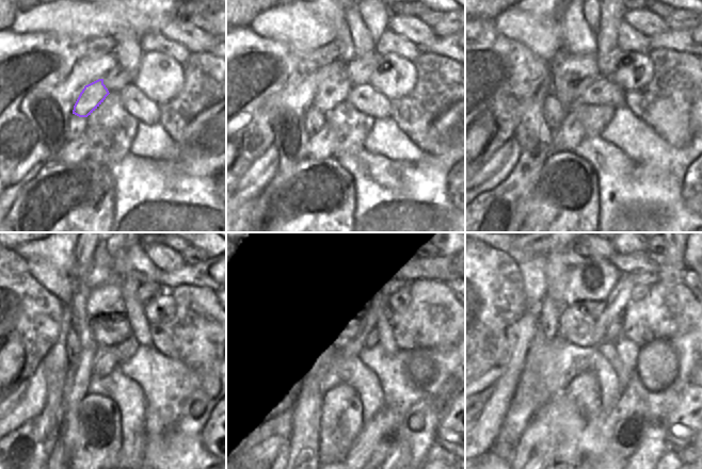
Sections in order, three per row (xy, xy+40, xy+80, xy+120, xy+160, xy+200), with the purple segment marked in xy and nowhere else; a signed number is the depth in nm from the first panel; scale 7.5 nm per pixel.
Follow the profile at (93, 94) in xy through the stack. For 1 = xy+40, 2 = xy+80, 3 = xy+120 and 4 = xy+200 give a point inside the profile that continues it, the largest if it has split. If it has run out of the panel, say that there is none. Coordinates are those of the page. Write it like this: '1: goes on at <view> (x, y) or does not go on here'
1: goes on at xy+40 (332, 92)
2: goes on at xy+80 (568, 89)
3: goes on at xy+120 (79, 302)
4: goes on at xy+200 (558, 296)

